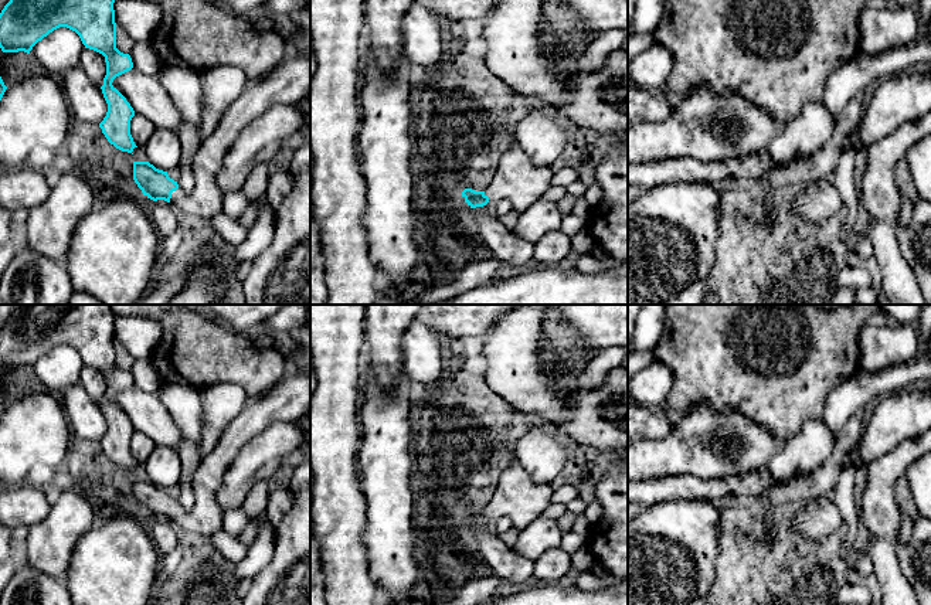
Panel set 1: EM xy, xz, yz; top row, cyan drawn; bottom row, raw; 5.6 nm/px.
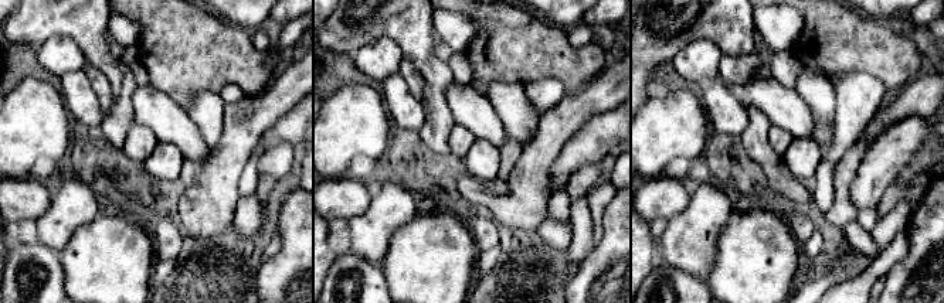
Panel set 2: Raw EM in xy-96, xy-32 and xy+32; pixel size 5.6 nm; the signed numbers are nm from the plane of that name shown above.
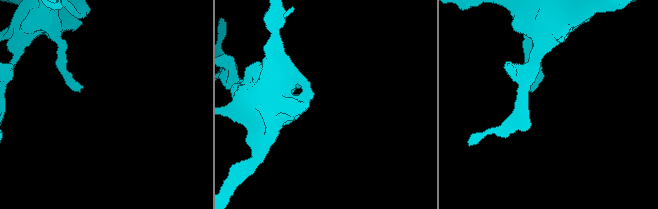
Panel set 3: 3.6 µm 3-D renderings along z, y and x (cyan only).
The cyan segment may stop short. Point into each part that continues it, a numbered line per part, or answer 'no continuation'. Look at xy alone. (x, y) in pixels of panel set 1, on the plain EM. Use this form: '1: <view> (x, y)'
1: xy (289, 400)

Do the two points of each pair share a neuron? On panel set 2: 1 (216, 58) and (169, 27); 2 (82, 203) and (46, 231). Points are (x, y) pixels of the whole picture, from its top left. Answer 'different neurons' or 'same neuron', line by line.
1: same neuron
2: same neuron

